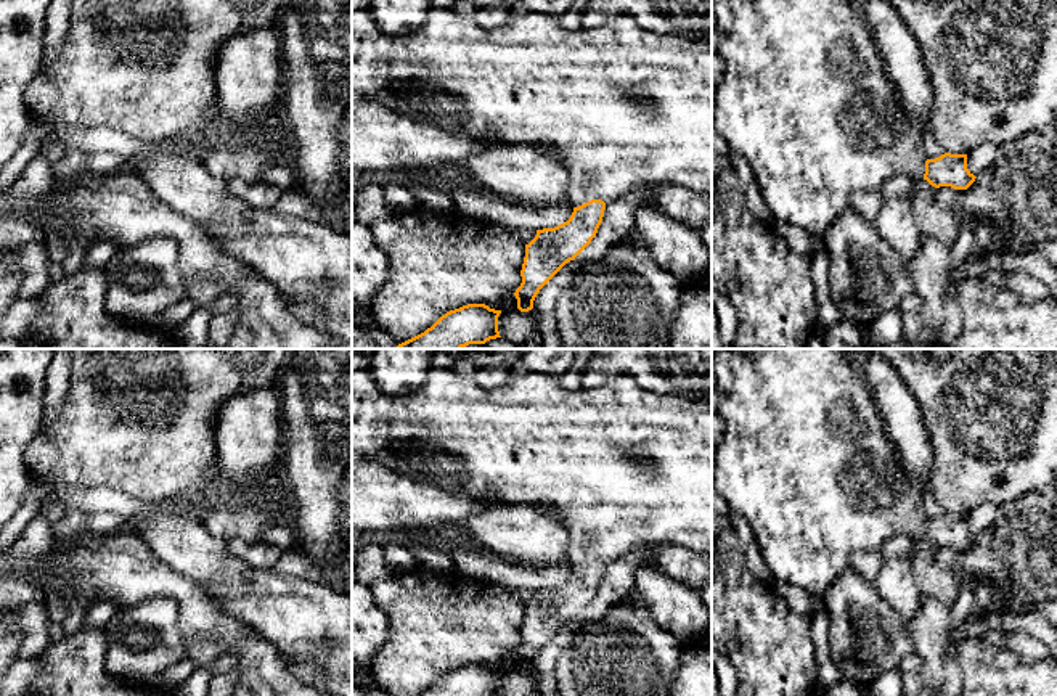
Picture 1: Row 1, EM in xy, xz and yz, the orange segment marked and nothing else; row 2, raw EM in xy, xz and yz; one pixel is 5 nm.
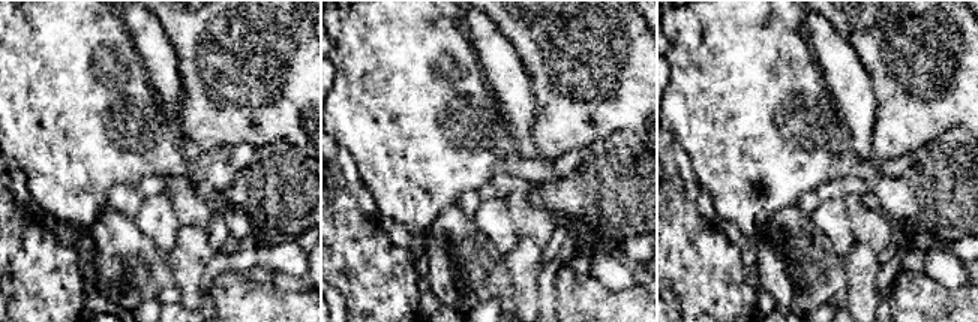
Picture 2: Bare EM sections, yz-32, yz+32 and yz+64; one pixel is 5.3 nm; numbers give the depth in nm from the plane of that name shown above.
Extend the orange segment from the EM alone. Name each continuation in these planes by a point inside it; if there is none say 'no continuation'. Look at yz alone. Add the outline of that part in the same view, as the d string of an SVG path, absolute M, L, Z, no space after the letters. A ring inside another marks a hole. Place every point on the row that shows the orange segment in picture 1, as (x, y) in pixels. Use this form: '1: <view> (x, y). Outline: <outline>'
1: yz (803, 97). Outline: M712 0L712 18L718 32L716 55L724 63L721 80L716 85L713 125L723 135L731 151L737 151L747 159L753 180L777 227L800 227L811 238L821 238L834 220L850 209L853 193L877 190L896 175L924 180L927 158L920 148L917 124L908 113L896 87L888 79L884 59L859 6L847 0Z

